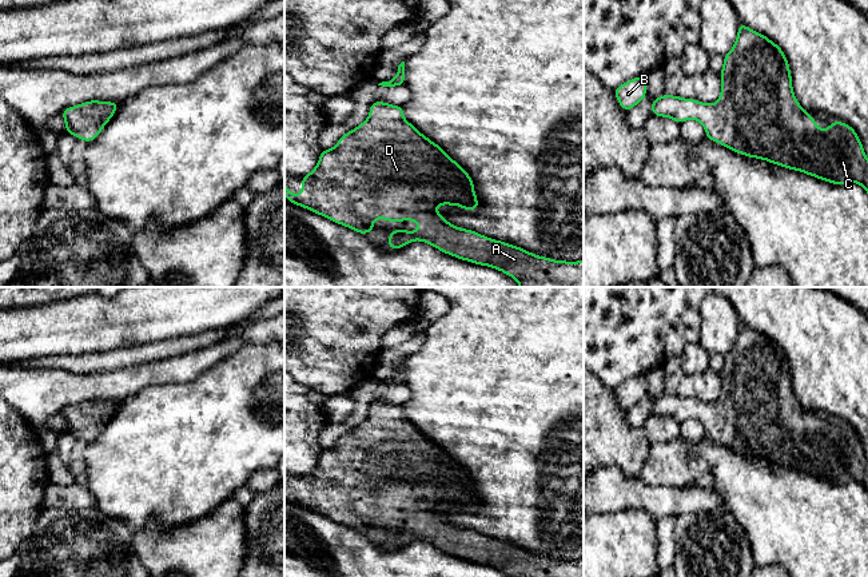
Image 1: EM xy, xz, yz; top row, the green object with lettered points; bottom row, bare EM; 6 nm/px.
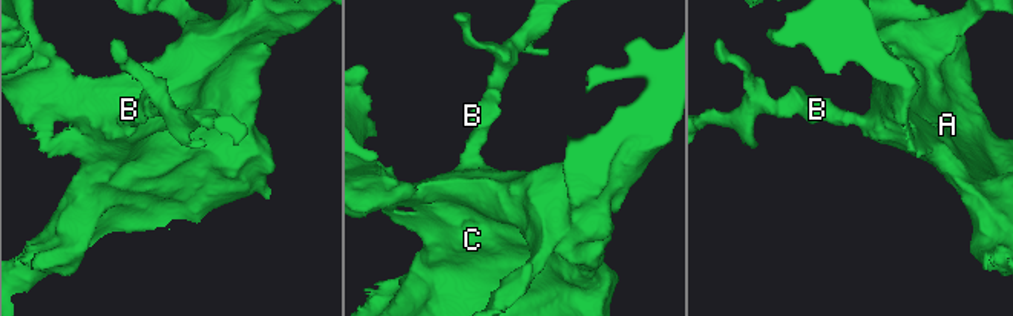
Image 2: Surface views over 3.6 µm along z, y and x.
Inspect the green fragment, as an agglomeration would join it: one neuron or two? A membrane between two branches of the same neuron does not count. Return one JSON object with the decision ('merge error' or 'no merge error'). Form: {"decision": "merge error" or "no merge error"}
{"decision": "no merge error"}

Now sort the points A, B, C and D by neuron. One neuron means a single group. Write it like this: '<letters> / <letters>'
A B C D

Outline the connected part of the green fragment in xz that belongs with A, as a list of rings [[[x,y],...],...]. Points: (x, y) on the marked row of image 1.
[[[374,102],[369,112],[371,115],[341,136],[334,148],[322,150],[316,167],[300,178],[299,196],[284,184],[288,203],[304,207],[358,234],[371,232],[375,218],[391,223],[414,220],[419,224],[417,232],[390,232],[390,248],[398,250],[413,240],[421,240],[458,259],[499,270],[514,278],[519,287],[584,287],[584,260],[565,262],[538,256],[521,247],[450,224],[435,211],[439,204],[455,204],[466,211],[474,211],[479,206],[469,174],[438,144],[403,119],[402,106]]]

